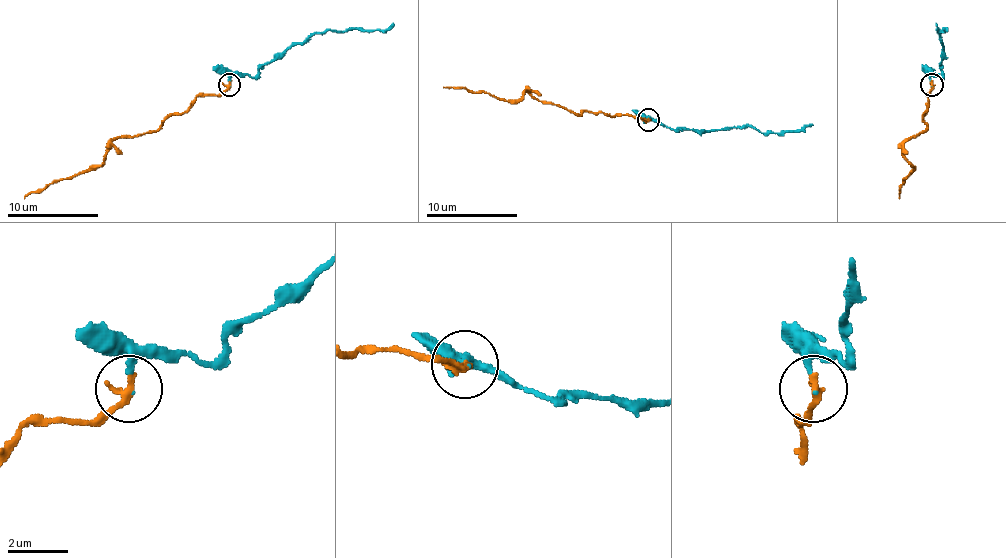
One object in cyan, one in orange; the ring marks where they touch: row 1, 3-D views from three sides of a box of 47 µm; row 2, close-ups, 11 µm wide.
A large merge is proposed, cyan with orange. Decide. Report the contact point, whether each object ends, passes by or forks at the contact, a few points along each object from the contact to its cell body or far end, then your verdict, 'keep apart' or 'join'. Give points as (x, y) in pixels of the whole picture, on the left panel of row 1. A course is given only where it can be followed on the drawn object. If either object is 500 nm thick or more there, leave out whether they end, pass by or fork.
at (229, 85); cyan ends there; orange ends there; cyan runs (231, 85), (233, 76), (256, 74), (315, 33), (354, 28), (384, 30), (393, 24); orange runs (228, 85), (217, 94), (201, 94), (157, 129), (119, 136), (98, 168), (54, 179), (25, 197); join

